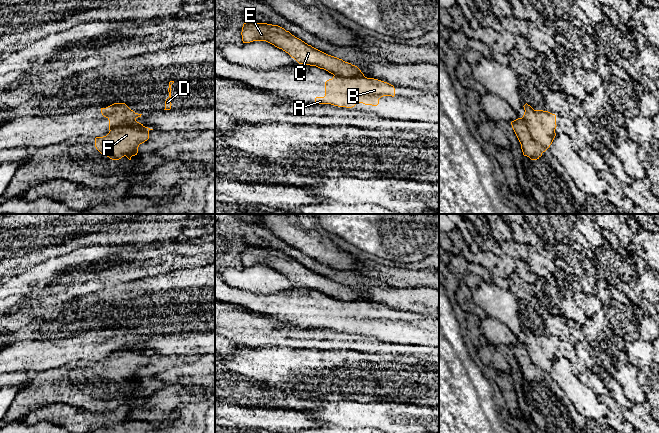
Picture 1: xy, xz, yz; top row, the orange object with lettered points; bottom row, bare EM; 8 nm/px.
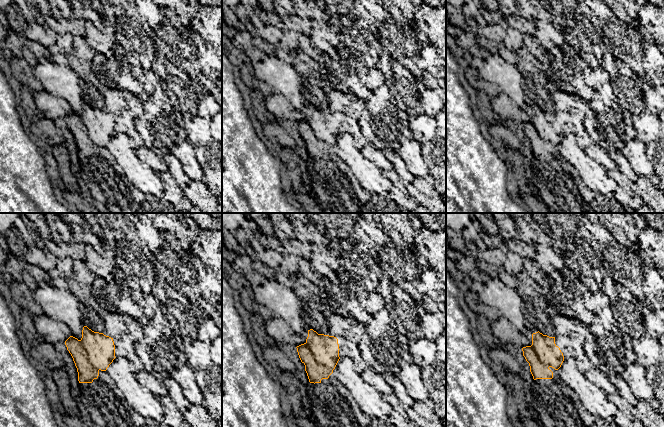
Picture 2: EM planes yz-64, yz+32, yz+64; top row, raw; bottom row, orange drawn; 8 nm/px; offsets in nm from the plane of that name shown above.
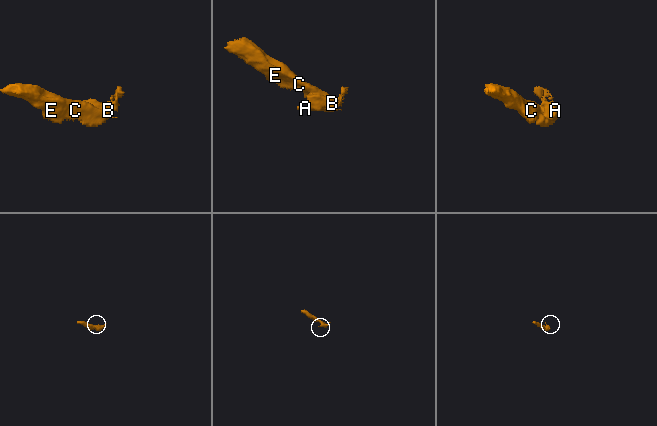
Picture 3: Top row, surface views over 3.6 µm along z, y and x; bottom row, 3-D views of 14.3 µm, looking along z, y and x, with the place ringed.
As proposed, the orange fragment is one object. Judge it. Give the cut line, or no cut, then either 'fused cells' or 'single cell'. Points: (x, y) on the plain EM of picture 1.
xy (148, 353), (135, 349), (118, 349), (110, 354) | fused cells

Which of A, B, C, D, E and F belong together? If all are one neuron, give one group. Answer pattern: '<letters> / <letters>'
A B D / C E F

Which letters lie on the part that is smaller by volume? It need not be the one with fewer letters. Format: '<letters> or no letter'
A, B, D

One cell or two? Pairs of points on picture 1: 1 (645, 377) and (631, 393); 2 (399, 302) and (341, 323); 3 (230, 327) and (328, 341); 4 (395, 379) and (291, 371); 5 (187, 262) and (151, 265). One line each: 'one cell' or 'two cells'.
1: two cells
2: two cells
3: one cell
4: one cell
5: one cell

